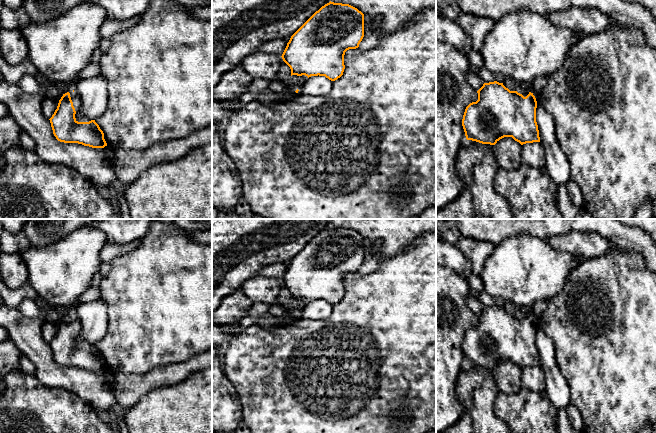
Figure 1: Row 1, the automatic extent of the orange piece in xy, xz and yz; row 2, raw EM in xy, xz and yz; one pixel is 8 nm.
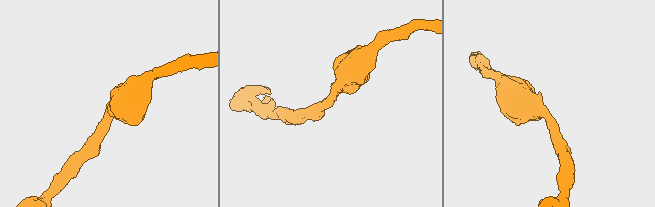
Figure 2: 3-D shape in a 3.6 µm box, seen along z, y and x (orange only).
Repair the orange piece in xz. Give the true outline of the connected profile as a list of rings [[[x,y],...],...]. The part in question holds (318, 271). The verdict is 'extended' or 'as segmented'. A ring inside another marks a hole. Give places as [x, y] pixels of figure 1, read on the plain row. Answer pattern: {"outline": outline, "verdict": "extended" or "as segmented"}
{"outline": [[[329,226],[316,235],[290,262],[282,278],[283,285],[290,291],[291,300],[325,300],[335,305],[343,299],[344,279],[349,273],[356,273],[364,261],[364,238],[357,232],[342,227]]], "verdict": "as segmented"}

